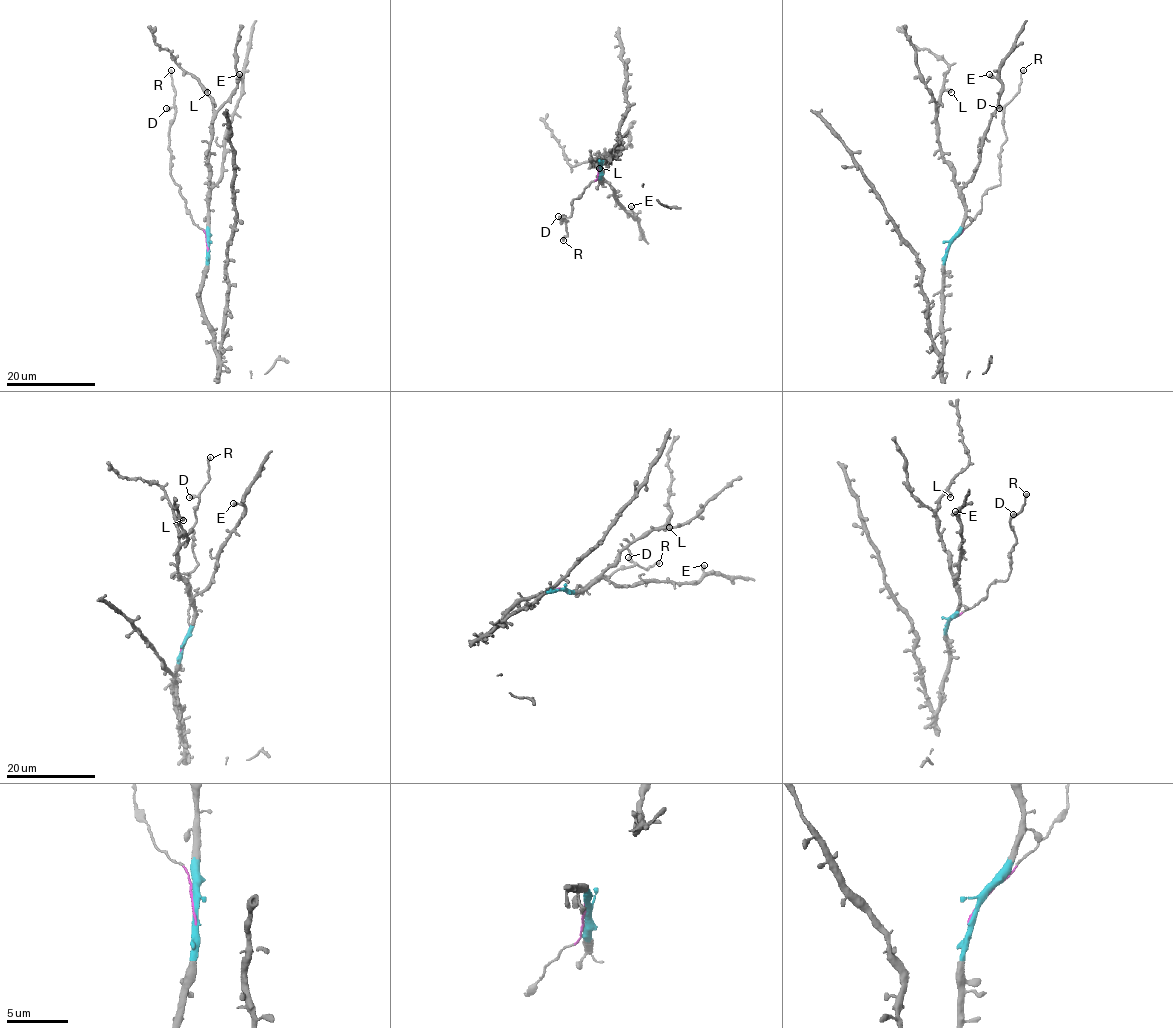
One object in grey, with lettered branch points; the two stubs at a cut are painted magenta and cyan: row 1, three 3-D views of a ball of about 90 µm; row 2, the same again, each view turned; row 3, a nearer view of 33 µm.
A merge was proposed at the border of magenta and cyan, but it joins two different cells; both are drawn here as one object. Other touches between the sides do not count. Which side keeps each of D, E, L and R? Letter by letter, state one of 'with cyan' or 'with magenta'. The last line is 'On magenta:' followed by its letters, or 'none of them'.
D: with magenta
E: with cyan
L: with cyan
R: with magenta
On magenta: D, R

